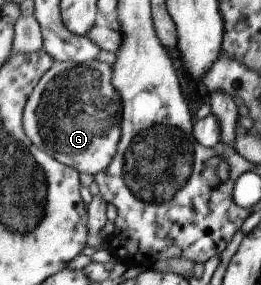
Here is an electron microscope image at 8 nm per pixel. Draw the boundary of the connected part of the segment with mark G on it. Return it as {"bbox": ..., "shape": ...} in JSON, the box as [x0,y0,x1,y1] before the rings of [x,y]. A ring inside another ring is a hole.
{"bbox":[23,59,123,175],"shape":[[[94,59],[76,63],[73,60],[55,61],[55,65],[36,85],[24,113],[23,125],[27,135],[42,150],[79,172],[97,175],[106,170],[114,160],[122,132],[123,98],[113,86],[113,65]]]}

